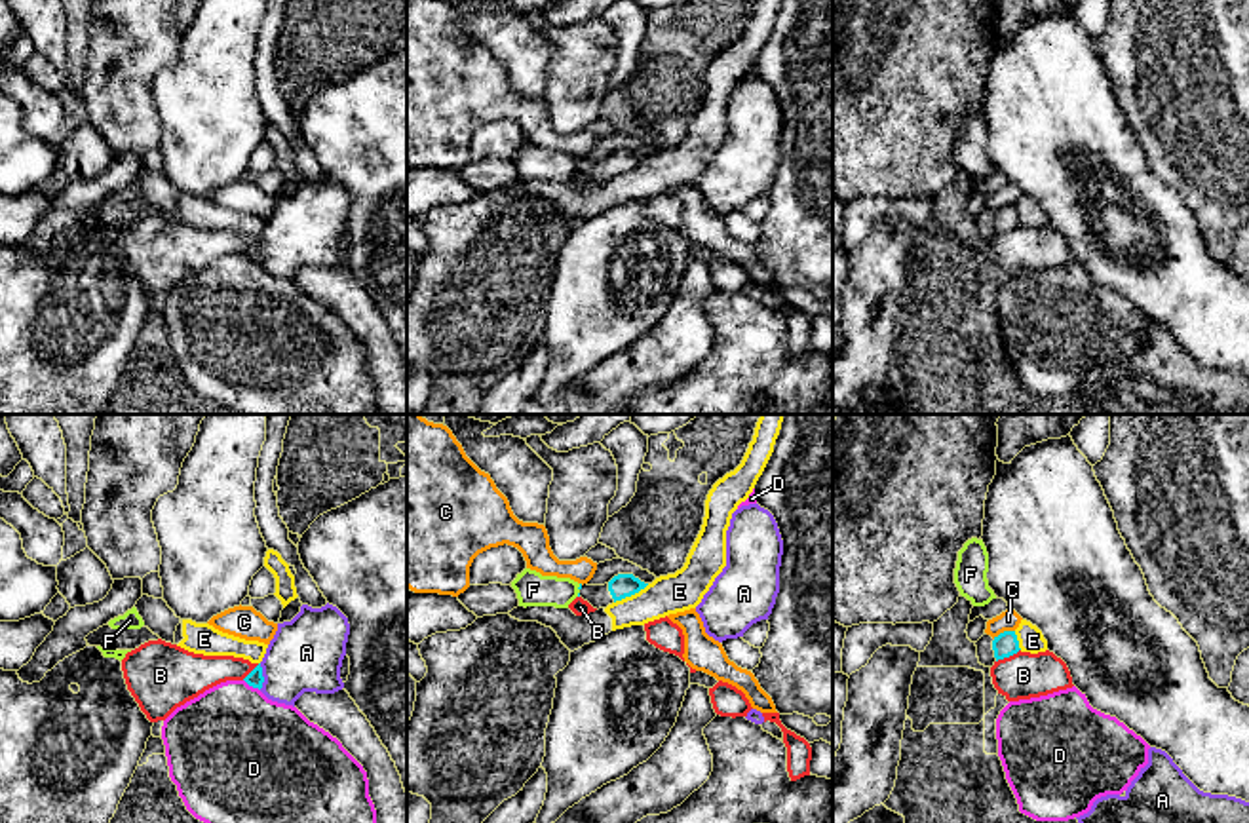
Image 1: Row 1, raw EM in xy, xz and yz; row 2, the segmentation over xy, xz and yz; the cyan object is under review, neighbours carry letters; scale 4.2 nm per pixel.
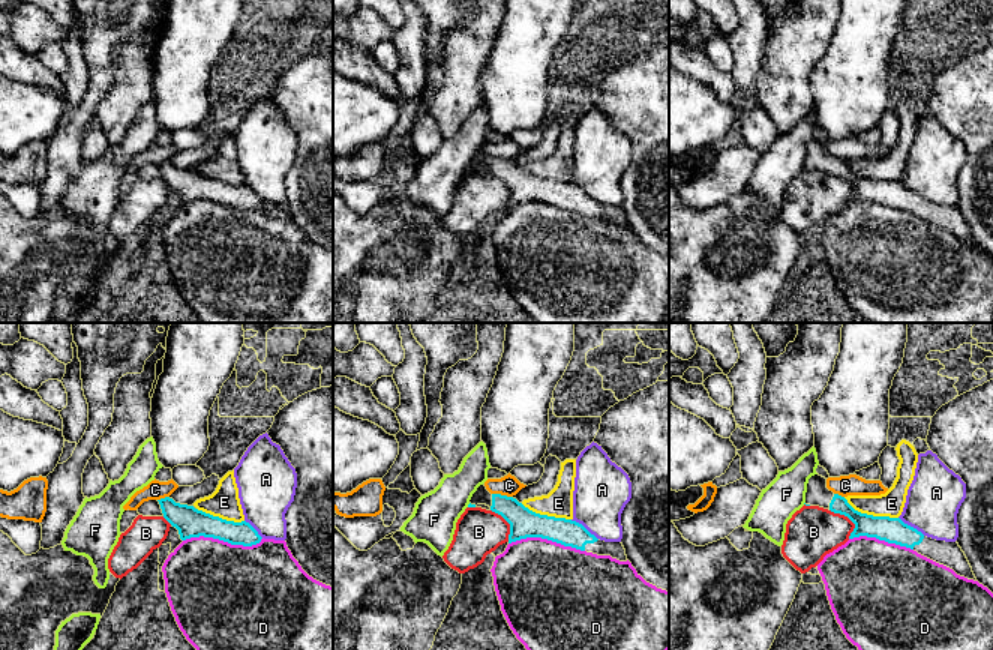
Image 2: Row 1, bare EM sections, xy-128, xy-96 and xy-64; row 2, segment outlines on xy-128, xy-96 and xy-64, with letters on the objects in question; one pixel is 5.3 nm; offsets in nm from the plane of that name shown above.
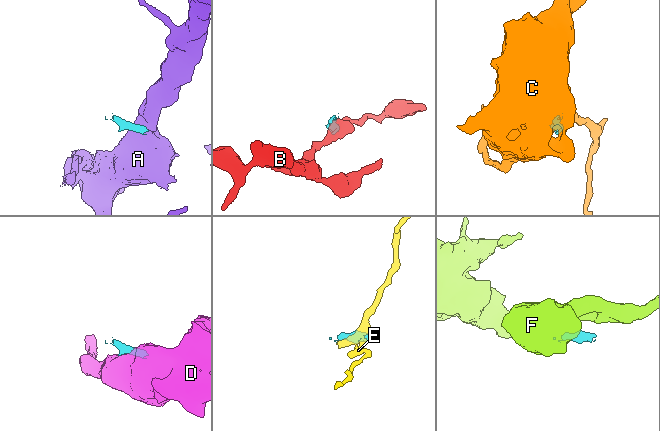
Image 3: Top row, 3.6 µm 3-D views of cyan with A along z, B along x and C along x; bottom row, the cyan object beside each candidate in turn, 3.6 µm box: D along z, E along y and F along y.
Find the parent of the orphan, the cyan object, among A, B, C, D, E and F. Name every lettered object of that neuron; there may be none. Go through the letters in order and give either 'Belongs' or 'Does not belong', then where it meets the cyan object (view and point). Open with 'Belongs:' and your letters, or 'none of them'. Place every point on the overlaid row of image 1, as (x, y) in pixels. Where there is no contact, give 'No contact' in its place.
Belongs: none of them
A: Does not belong. Touches cyan at xy (263, 677)
B: Does not belong. Touches cyan at yz (1008, 656)
C: Does not belong. Touches cyan at yz (1004, 631)
D: Does not belong. Touches cyan at xy (251, 685)
E: Does not belong. Touches cyan at xz (632, 593)
F: Does not belong. Touches cyan at xz (578, 588)

